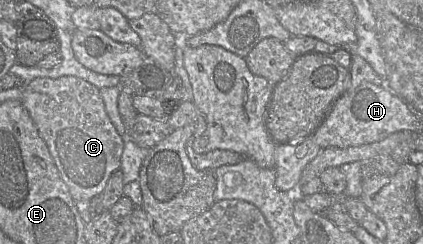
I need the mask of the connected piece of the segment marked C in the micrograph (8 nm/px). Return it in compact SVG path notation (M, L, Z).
M75 76L41 77L24 86L21 102L32 118L40 137L48 146L59 174L74 201L89 201L92 197L101 195L111 174L120 169L124 142L106 113L100 89Z

